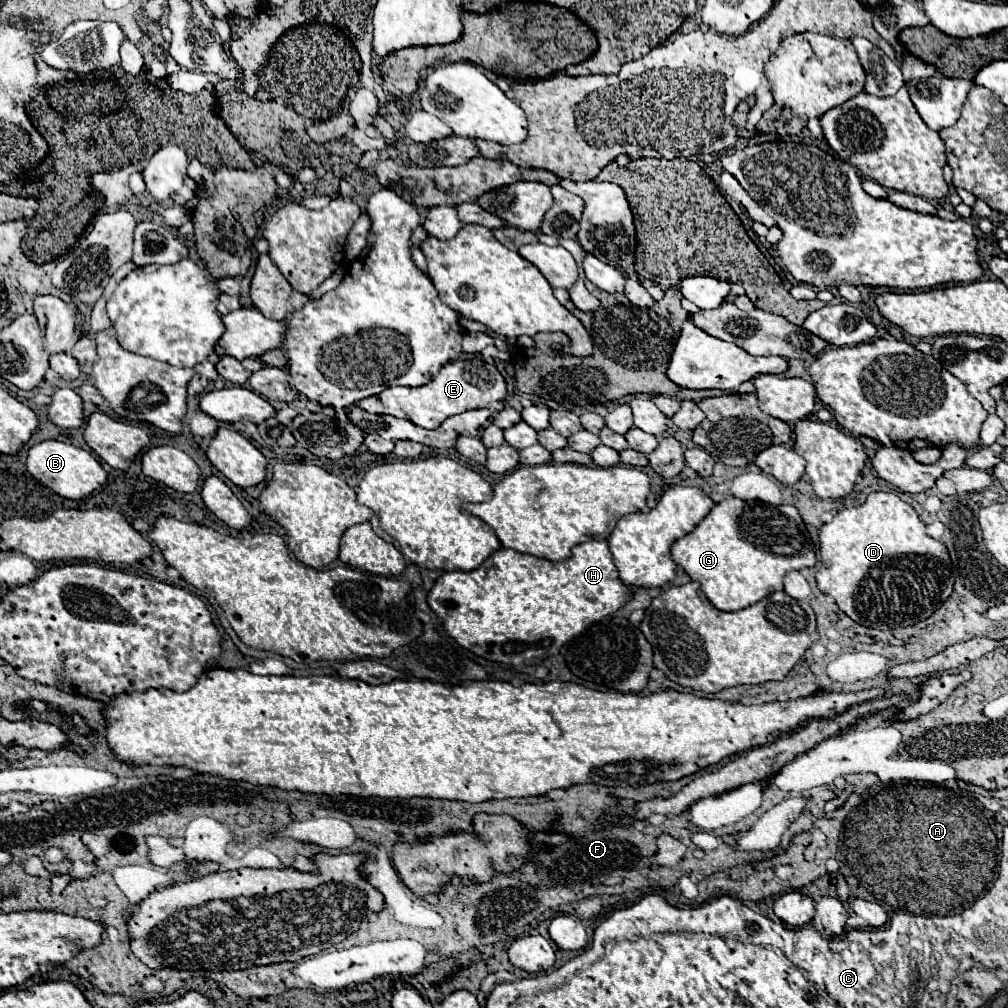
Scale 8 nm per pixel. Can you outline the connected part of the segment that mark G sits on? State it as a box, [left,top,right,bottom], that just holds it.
[671,495,815,611]

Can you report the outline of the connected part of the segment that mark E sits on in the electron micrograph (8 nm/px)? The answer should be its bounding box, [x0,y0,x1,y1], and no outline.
[357,357,507,429]

